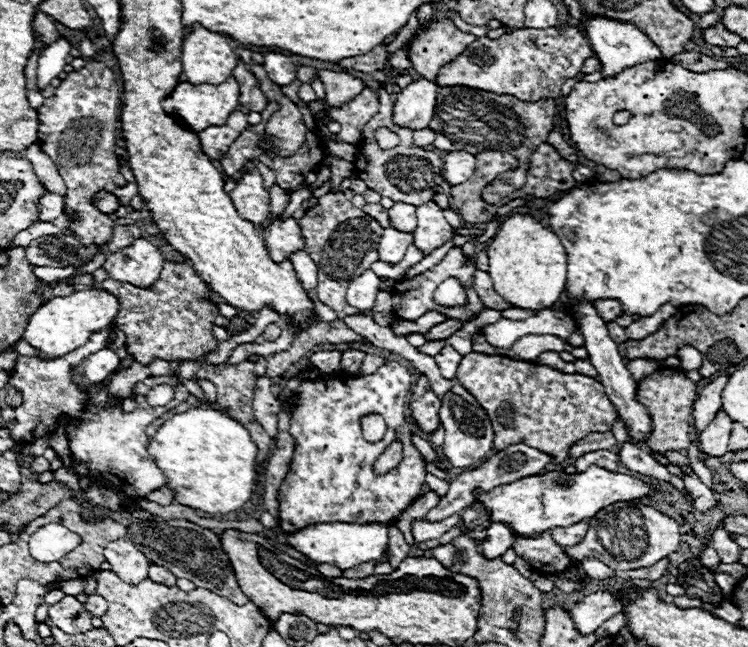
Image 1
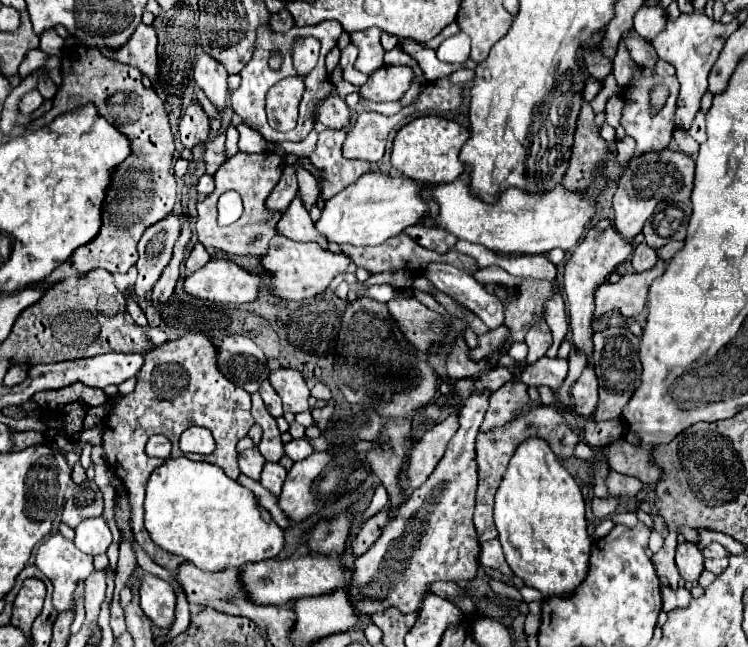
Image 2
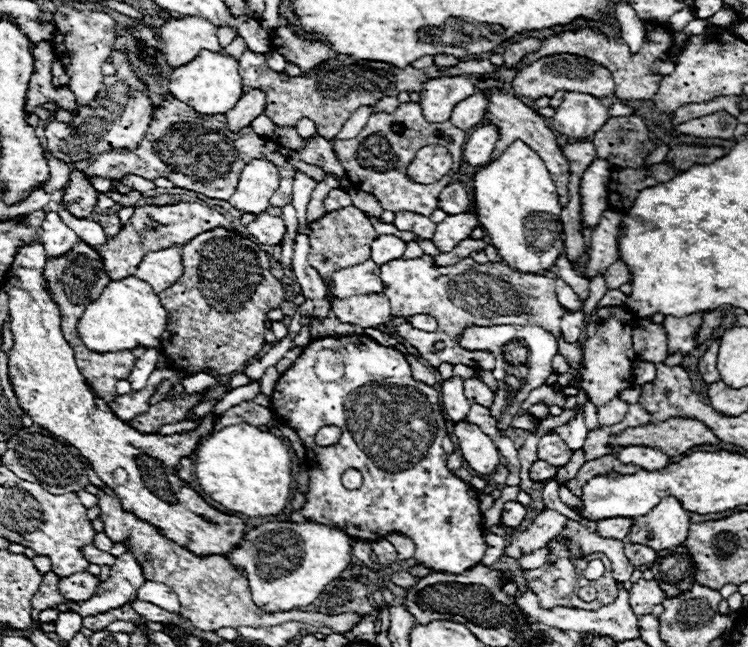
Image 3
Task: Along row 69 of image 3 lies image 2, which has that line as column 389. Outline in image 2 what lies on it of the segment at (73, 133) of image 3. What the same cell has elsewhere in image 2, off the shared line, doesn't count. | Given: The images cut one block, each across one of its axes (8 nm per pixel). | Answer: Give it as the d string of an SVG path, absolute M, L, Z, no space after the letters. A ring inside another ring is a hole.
M412 106L394 116L378 116L376 112L360 114L354 128L346 134L342 146L344 156L366 162L378 162L384 156L390 130L408 114L412 114Z

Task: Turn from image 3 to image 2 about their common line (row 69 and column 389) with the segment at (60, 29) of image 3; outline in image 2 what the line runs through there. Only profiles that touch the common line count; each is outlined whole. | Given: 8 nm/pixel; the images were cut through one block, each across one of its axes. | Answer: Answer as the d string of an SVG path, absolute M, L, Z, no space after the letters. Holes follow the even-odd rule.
M382 66L374 76L360 86L360 96L370 102L400 100L414 80L414 72L408 66Z

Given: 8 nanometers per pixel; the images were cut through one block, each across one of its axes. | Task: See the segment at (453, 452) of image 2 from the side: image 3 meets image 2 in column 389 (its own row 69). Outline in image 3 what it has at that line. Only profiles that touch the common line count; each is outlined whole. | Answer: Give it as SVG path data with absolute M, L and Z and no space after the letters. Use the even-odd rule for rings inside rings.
M558 54L558 56L546 56L540 58L536 62L532 62L530 66L524 66L512 84L514 92L520 96L528 96L532 100L540 98L540 96L552 96L558 90L572 90L572 92L584 92L584 94L592 94L596 98L606 98L614 94L614 78L610 74L608 68L582 58L582 56L574 56L574 54Z

